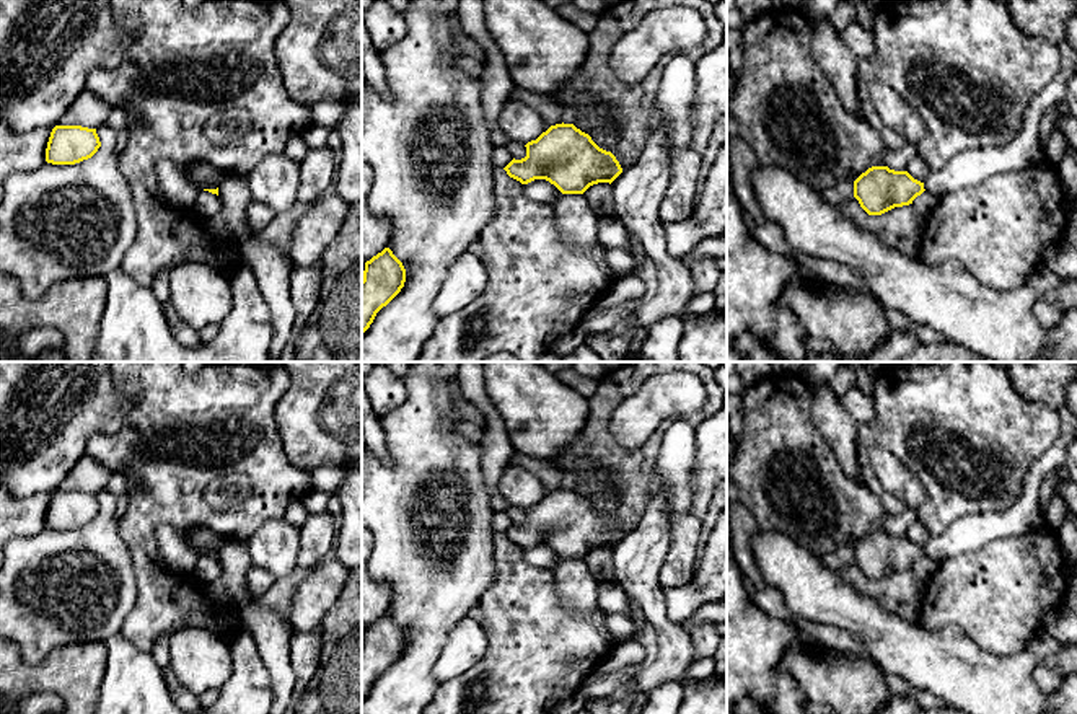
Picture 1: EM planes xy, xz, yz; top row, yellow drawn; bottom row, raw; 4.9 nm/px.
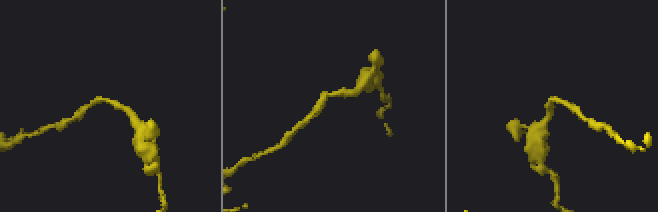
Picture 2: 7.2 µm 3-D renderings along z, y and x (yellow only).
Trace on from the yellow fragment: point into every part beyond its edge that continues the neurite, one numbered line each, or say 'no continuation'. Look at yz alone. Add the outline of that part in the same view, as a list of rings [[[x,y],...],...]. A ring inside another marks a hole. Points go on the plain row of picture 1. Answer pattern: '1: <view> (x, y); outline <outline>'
no continuation

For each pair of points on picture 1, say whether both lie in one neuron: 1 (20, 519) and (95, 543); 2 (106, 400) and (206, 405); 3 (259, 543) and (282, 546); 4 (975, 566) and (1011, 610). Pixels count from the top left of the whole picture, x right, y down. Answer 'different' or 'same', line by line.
1: different
2: different
3: same
4: same

